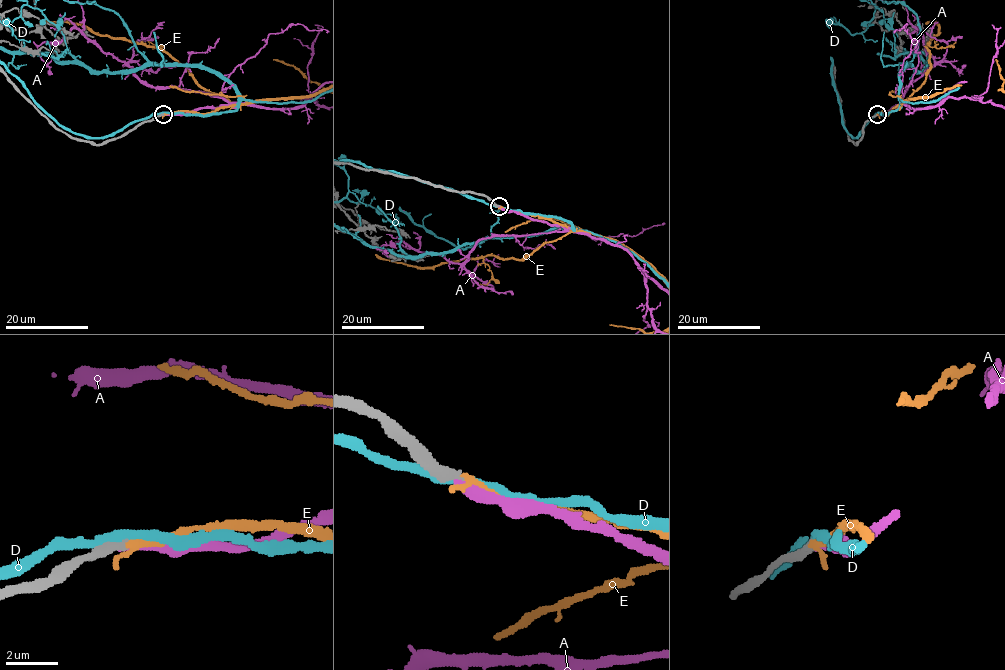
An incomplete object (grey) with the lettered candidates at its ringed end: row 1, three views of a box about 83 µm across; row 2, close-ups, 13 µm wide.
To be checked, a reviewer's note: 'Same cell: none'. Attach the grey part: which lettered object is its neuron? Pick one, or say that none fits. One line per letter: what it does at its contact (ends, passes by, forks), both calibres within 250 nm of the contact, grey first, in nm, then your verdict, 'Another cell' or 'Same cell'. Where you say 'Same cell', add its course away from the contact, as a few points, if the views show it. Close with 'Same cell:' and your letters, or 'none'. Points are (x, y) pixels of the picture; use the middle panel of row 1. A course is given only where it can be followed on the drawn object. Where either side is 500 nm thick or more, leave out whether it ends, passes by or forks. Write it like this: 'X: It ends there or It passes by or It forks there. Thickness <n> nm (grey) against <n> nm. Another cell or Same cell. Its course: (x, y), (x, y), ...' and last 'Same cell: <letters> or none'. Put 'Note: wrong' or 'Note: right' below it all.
A: It ends there. Thickness 360 nm (grey) against 360 nm. Another cell
D: It passes by. Thickness 440 nm (grey) against 300 nm. Another cell
E: It passes by. Thickness 380 nm (grey) against 240 nm. Same cell
Same cell: E
Note: wrong

